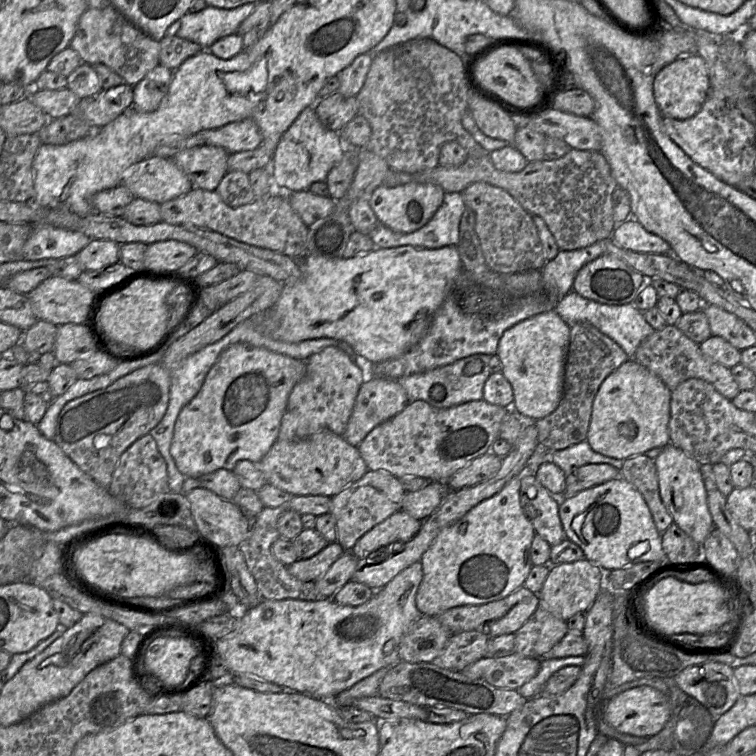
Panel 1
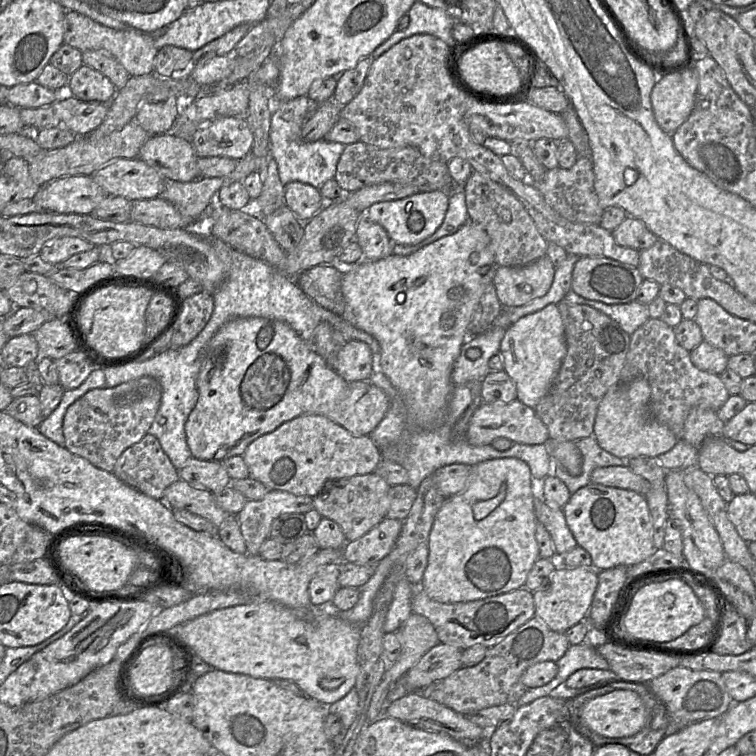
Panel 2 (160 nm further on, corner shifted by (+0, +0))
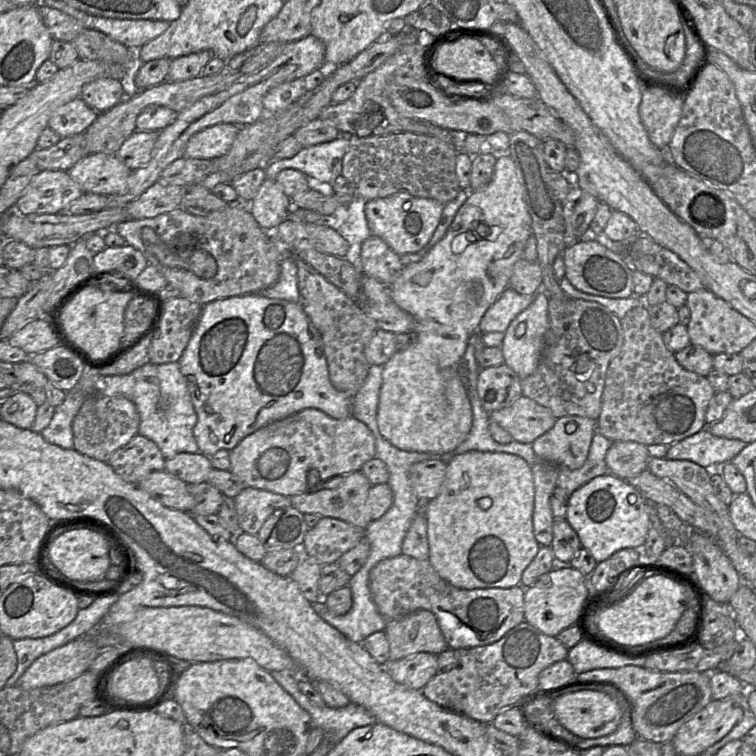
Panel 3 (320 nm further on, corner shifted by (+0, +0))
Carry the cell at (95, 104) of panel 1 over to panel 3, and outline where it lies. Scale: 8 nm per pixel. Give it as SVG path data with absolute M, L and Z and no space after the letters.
M74 98L52 112L47 127L58 133L61 138L77 135L83 133L98 114L82 98Z

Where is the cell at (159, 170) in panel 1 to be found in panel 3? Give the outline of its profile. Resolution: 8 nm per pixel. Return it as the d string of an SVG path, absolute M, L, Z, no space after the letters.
M89 154L69 171L84 193L118 195L127 192L131 170L115 155Z

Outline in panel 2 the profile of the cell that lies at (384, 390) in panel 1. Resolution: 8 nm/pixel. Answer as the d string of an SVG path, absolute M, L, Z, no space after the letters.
M235 318L221 326L204 349L203 360L197 378L197 389L198 400L185 423L185 434L192 457L204 461L223 462L235 455L242 456L247 446L258 437L274 431L280 425L295 417L306 414L325 416L355 436L370 435L390 407L390 399L382 389L372 384L369 380L346 381L317 353L311 341L304 340L289 324L270 318Z

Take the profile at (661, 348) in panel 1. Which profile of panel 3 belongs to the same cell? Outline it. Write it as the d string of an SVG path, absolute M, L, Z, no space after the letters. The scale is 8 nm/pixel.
M644 303L631 309L620 319L624 343L620 353L610 362L602 395L602 410L597 420L597 432L613 442L636 442L648 445L668 445L680 442L706 428L705 415L715 390L708 379L686 370L665 344L662 334L651 324L648 306Z

